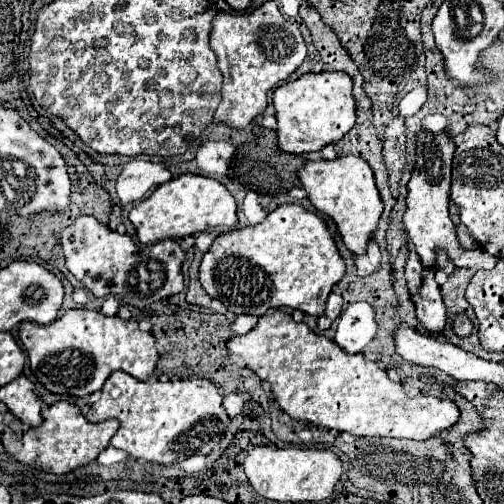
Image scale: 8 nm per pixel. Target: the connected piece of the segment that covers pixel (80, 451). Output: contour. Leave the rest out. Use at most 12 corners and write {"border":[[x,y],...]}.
{"border":[[75,404],[43,410],[21,438],[3,432],[19,462],[65,474],[93,462],[117,420],[91,424]]}

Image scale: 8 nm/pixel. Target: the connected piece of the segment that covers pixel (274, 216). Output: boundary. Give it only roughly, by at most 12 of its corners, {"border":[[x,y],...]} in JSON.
{"border":[[283,204],[219,234],[201,284],[233,314],[321,316],[345,262]]}

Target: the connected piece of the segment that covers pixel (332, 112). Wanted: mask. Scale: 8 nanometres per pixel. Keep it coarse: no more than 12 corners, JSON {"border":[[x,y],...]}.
{"border":[[303,74],[273,94],[279,148],[321,150],[357,120],[353,78]]}

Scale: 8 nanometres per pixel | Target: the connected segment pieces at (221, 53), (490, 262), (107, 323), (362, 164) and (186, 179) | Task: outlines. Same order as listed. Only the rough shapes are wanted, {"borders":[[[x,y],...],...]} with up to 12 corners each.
{"borders":[[[275,2],[217,14],[215,120],[237,130],[307,56]],[[423,132],[403,216],[423,268],[437,250],[455,266],[493,268],[497,258],[465,250],[449,216],[447,134]],[[67,310],[23,322],[37,380],[85,396],[111,372],[147,380],[159,352],[135,320]],[[357,156],[307,162],[309,200],[365,254],[383,212]],[[181,174],[129,220],[141,244],[237,224],[217,180]]]}

